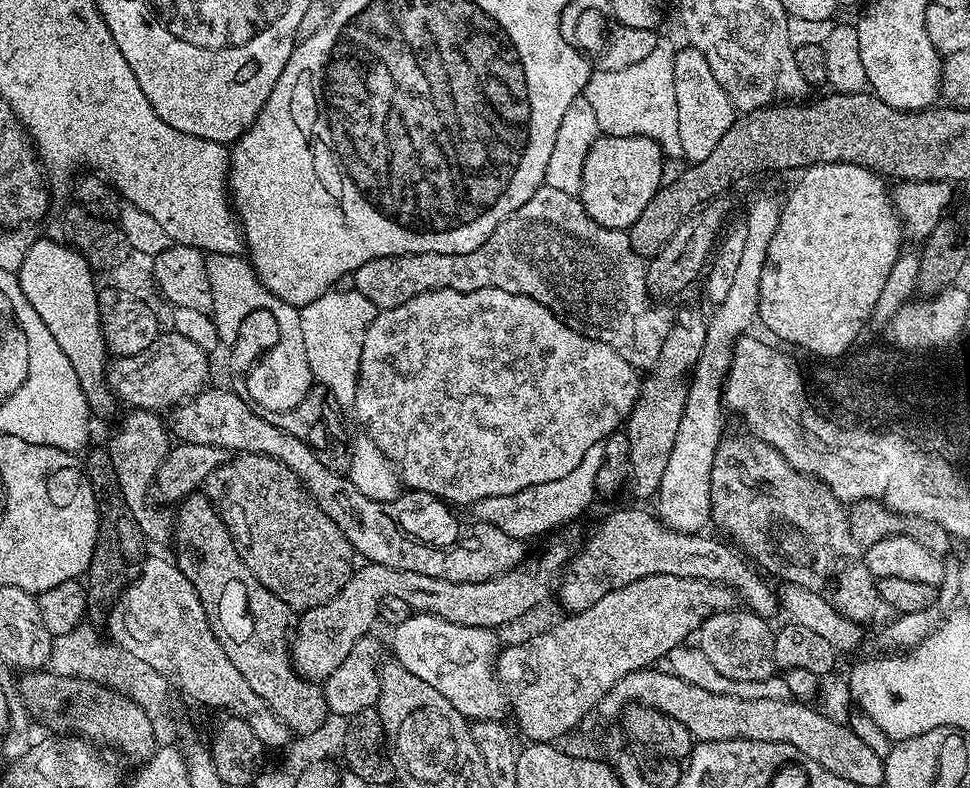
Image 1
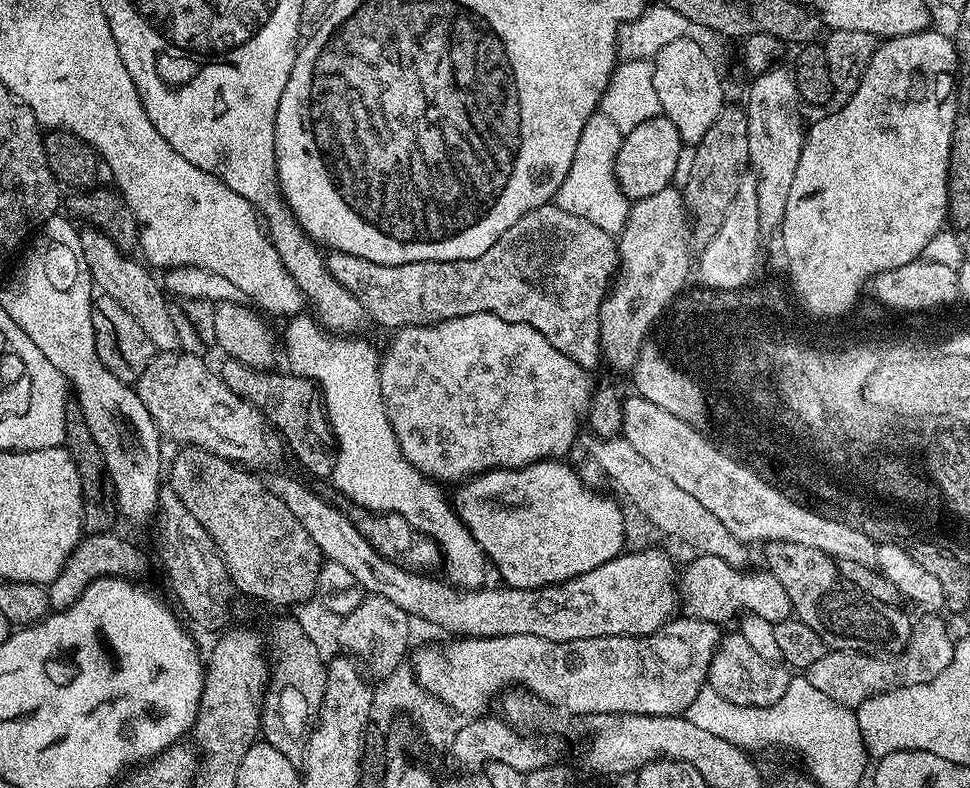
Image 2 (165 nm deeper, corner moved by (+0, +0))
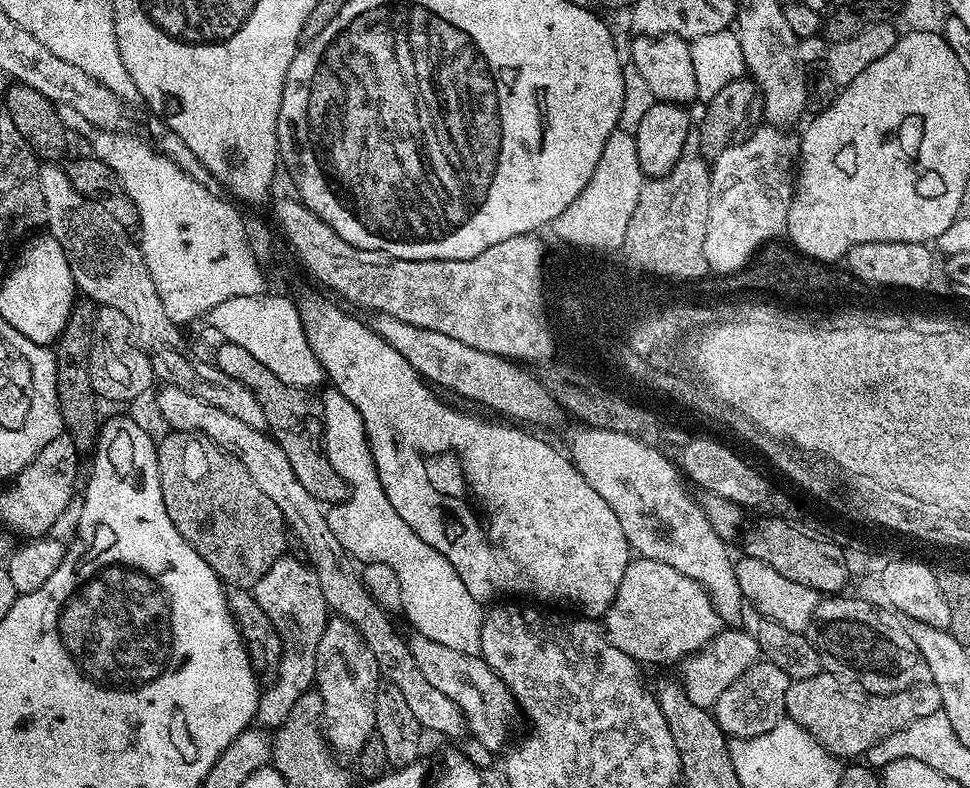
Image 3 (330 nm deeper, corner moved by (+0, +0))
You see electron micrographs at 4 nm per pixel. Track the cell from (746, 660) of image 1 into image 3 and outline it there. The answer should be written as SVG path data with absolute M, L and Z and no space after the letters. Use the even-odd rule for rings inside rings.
M757 662L750 666L744 674L734 678L730 686L718 698L714 715L718 726L724 731L725 737L734 740L749 740L758 734L766 734L774 730L774 726L785 719L784 699L789 686L789 679L778 666L767 662Z

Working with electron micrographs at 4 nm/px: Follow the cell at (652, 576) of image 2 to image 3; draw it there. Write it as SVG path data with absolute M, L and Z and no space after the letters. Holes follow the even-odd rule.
M632 558L626 566L626 574L622 574L618 594L614 594L614 602L602 618L602 627L610 643L618 646L622 654L647 666L668 664L671 660L683 661L685 656L690 656L710 644L721 632L722 623L718 611L711 604L708 592L694 579L680 574L678 570L663 562Z

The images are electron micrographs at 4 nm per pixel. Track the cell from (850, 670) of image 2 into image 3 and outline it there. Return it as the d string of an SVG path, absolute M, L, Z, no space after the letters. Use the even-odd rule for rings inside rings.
M823 670L814 678L791 681L784 699L787 719L806 729L837 758L863 757L878 741L910 726L910 722L926 718L926 714L934 714L941 709L942 698L931 682L915 684L913 688L898 690L894 694L876 696Z

